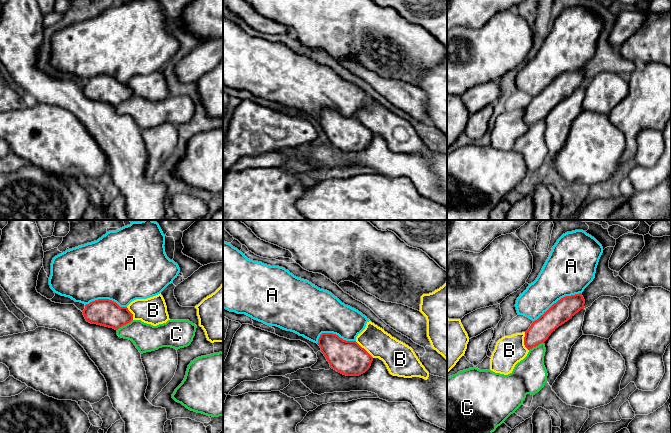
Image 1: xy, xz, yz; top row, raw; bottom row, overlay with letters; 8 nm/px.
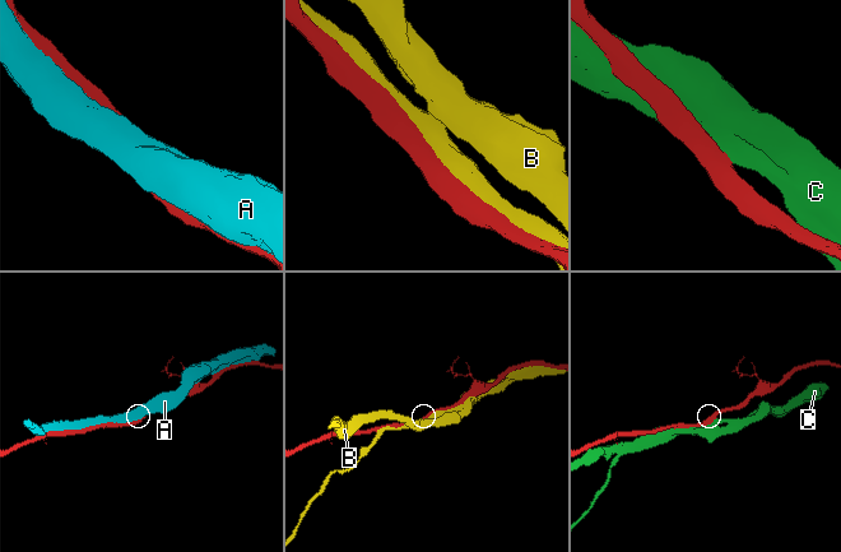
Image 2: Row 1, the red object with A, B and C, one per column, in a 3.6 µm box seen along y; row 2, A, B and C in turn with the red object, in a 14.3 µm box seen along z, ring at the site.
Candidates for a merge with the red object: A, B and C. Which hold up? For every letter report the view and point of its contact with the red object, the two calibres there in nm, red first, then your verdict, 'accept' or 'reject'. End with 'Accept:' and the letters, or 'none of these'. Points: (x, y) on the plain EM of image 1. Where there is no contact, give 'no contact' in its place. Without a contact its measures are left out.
A: meets red in yz at (557, 77); 180 nm thick on the red side, 380 nm on the other; accept
B: meets red in yz at (524, 117); 170 nm thick on the red side, 240 nm on the other; reject
C: meets red in xy at (124, 100); 220 nm thick on the red side, 220 nm on the other; reject
Accept: A

